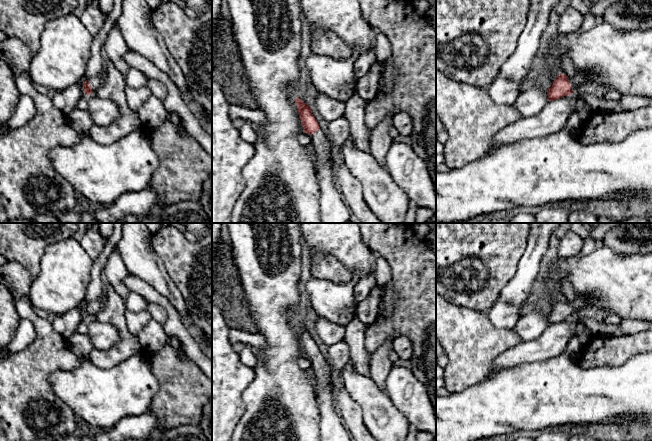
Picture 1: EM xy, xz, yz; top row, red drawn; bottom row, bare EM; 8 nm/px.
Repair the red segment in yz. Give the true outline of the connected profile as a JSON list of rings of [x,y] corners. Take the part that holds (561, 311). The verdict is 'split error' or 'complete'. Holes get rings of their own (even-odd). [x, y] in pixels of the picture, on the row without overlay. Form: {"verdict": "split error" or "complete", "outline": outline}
{"verdict": "split error", "outline": [[[576,295],[573,299],[560,298],[554,304],[552,310],[547,313],[549,325],[571,319],[581,309],[592,306],[585,295]]]}

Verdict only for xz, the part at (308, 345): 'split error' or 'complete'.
split error

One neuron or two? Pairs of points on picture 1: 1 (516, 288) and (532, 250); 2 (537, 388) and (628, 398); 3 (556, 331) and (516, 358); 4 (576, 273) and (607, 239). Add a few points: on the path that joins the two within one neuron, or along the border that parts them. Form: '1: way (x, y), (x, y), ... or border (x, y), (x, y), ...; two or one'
1: way (524, 279), (530, 259); one
2: way (560, 393), (605, 393); one
3: way (546, 341), (537, 350), (526, 352); one
4: border (599, 242), (624, 255); two

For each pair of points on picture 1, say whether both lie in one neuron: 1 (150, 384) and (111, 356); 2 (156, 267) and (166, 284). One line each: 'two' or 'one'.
1: two
2: one

